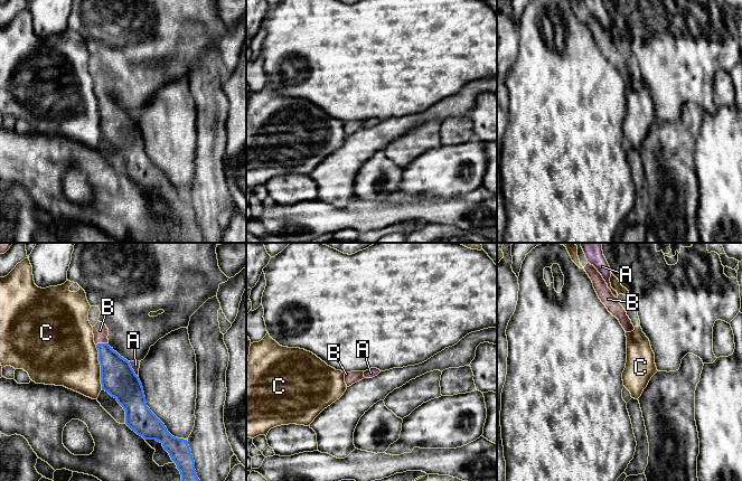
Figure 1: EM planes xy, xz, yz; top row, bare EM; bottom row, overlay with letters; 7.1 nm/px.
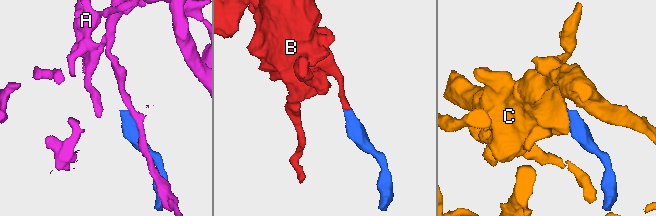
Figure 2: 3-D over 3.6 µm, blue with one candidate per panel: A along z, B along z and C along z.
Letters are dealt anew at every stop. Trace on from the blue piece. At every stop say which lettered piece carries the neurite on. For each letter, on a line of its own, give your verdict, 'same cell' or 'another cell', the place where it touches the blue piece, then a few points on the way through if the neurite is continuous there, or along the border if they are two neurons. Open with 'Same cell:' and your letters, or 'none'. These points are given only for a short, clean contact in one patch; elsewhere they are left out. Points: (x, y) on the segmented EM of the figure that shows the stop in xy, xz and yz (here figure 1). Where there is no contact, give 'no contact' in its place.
Same cell: B
A: another cell | xy (132, 369)
B: same cell | xy (102, 343) | across xy (116, 375), (102, 343), (100, 330)
C: another cell | xy (101, 367) | along xy (95, 345), (102, 389)

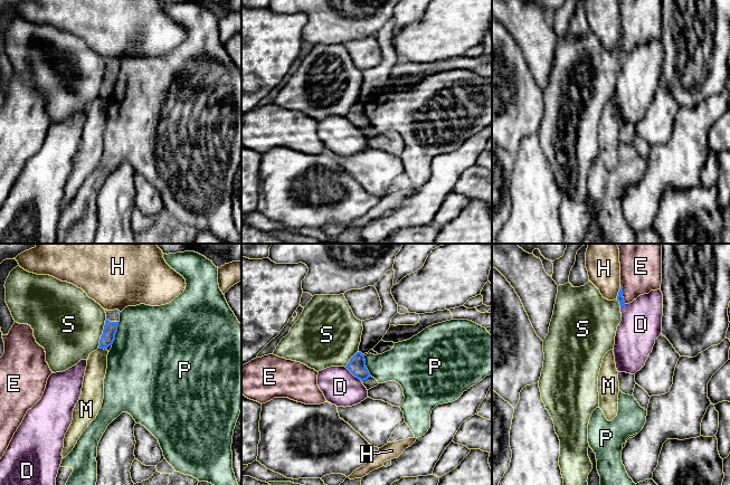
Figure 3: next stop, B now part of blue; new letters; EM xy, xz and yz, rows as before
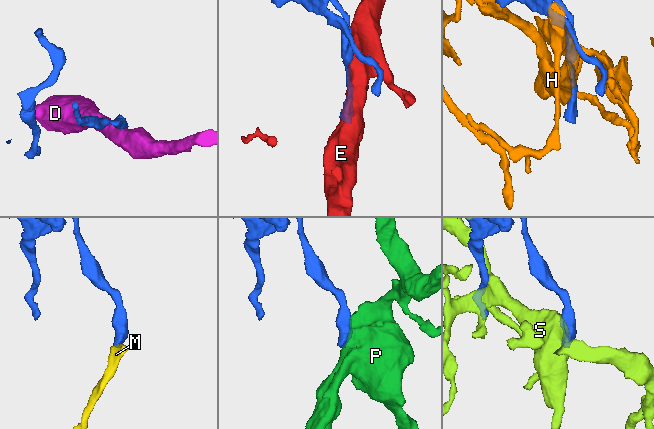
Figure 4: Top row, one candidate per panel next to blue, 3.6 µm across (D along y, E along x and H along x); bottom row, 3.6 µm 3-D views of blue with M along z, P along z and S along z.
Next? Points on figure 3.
Same cell: none
D: another cell | xz (353, 374)
E: another cell | yz (622, 294)
H: another cell | yz (618, 292)
M: another cell | xy (102, 348) | along xy (98, 346), (105, 350)
P: another cell | xy (115, 333)
S: another cell | xy (103, 331)

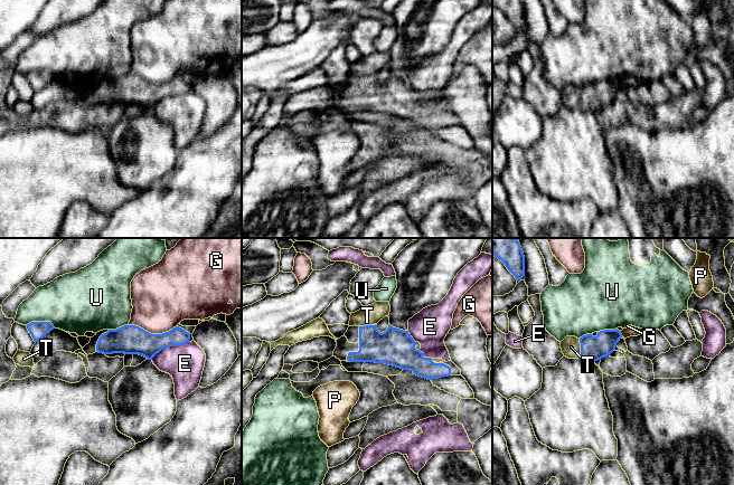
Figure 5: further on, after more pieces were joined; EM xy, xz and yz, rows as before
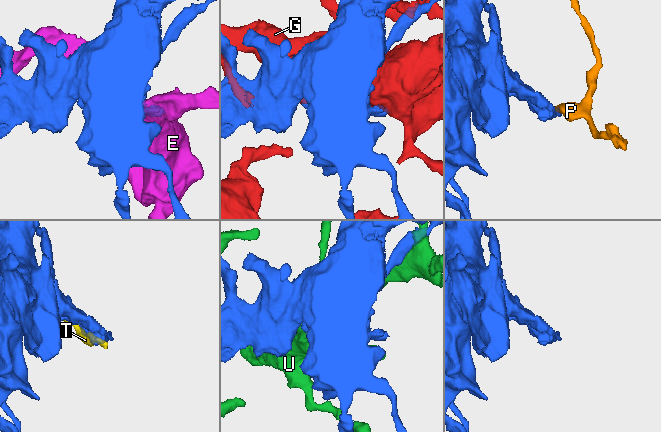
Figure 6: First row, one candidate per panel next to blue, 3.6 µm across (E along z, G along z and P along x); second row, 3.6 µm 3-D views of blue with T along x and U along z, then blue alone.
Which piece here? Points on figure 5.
Same cell: none
E: another cell | xy (169, 346)
G: another cell | xy (152, 334)
P: another cell | yz (620, 333) | along yz (620, 331), (622, 335)
T: another cell | yz (581, 348)
U: another cell | xy (40, 322)

